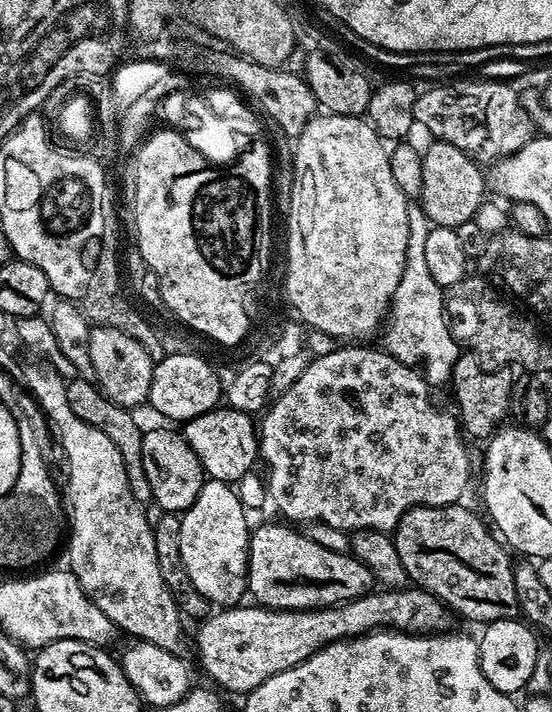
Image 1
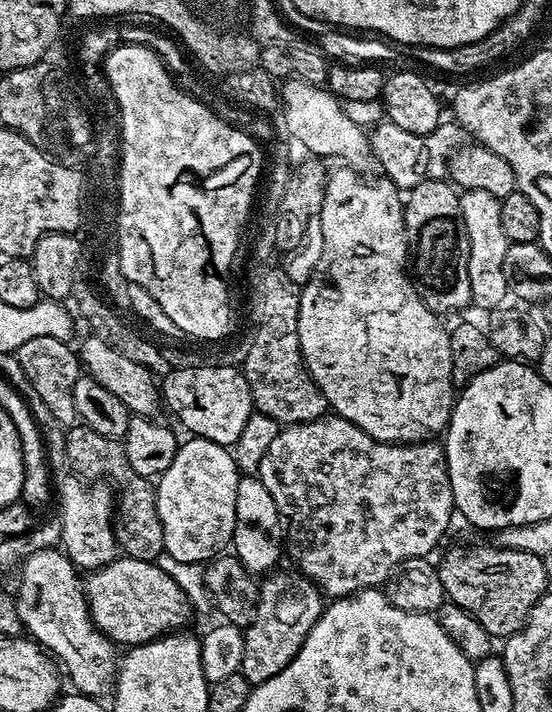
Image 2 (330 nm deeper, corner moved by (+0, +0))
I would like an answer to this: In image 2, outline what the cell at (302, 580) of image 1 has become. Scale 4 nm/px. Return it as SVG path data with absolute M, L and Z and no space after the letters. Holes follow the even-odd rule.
M273 571L259 581L260 597L256 603L256 617L243 629L245 650L239 668L240 673L255 686L274 678L298 654L302 642L310 634L326 607L320 588L299 571Z

